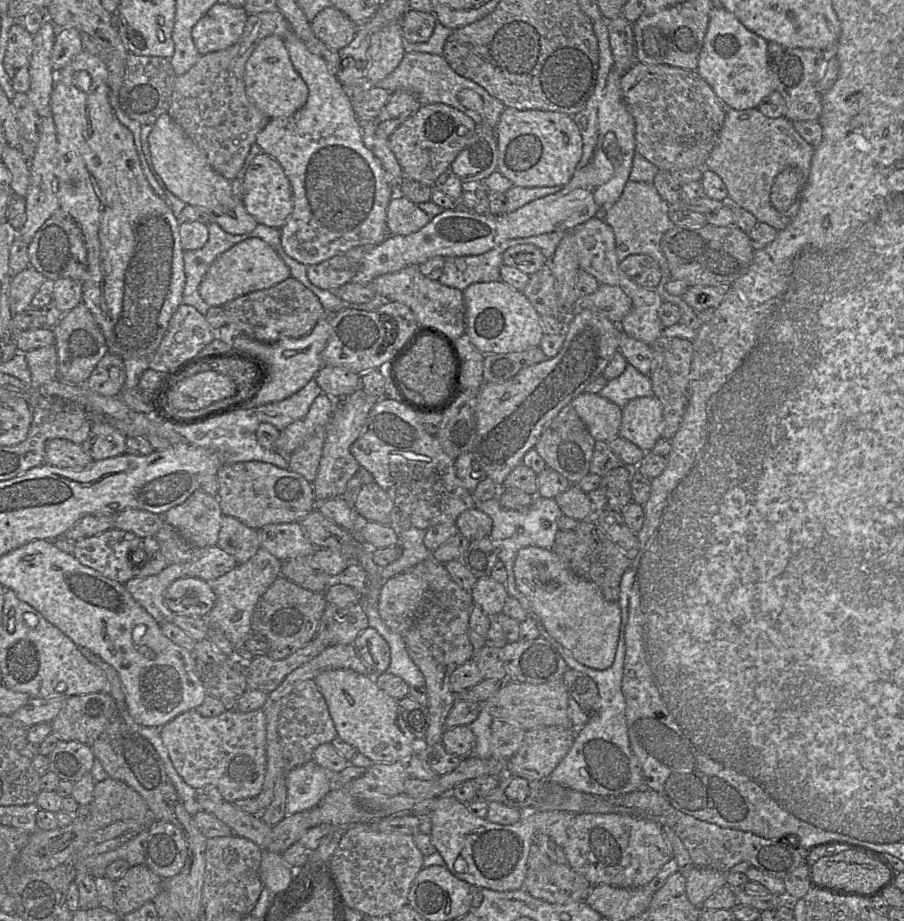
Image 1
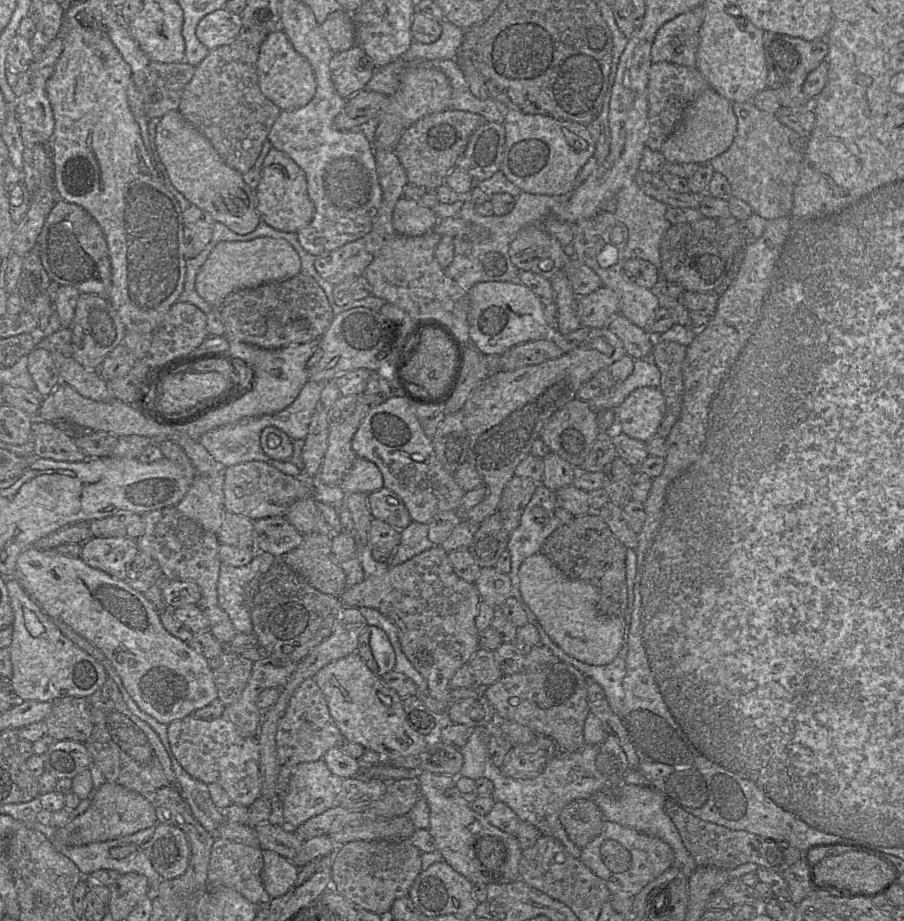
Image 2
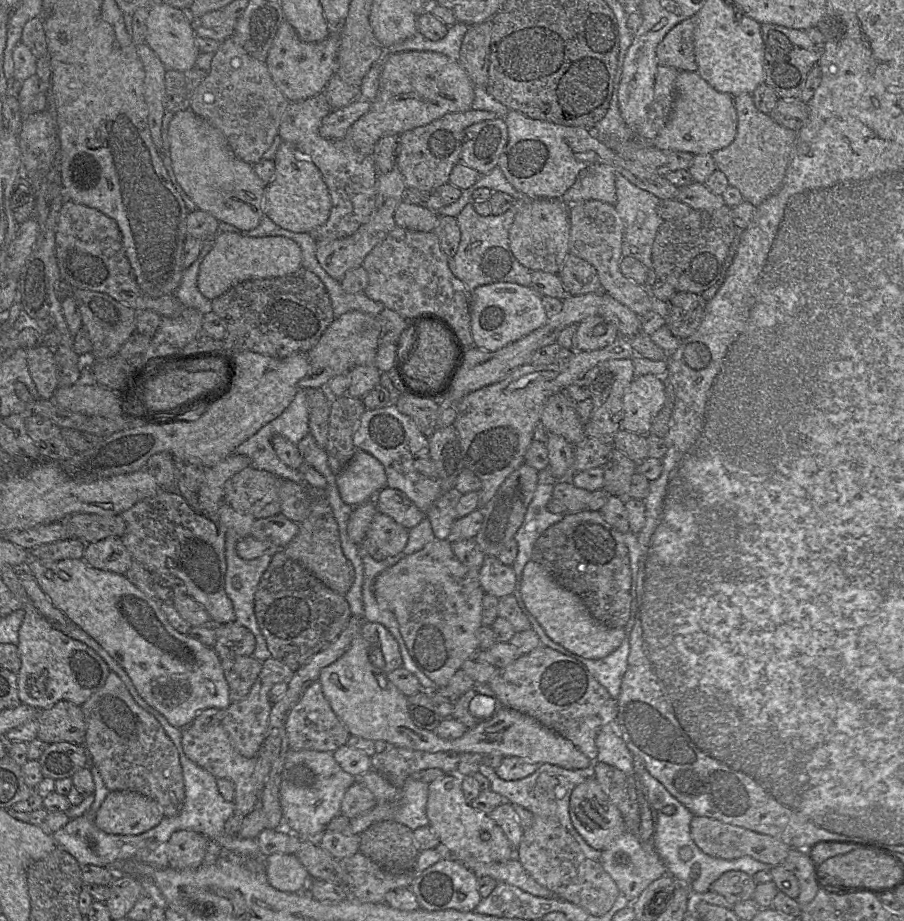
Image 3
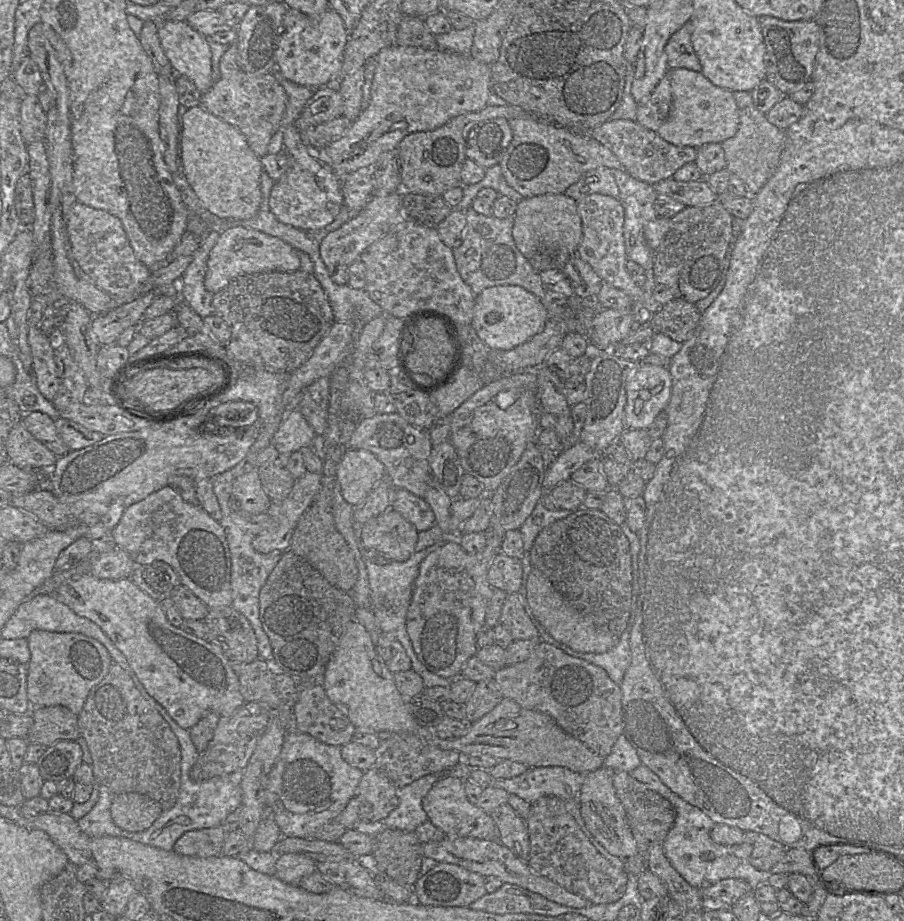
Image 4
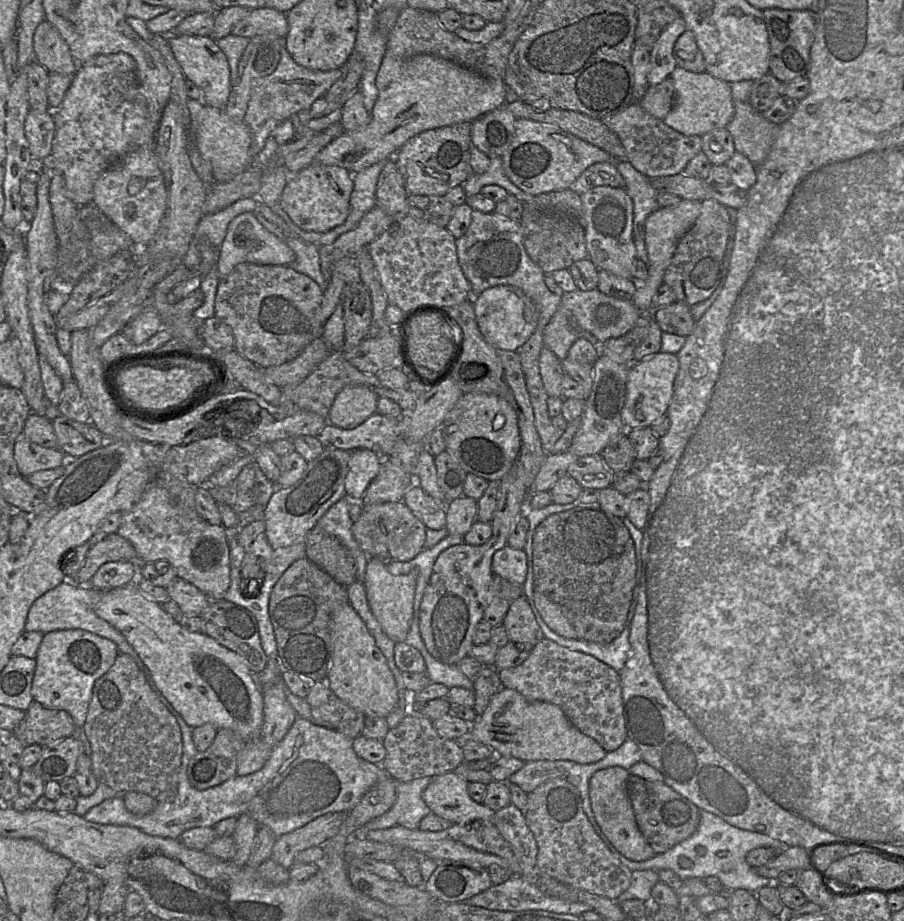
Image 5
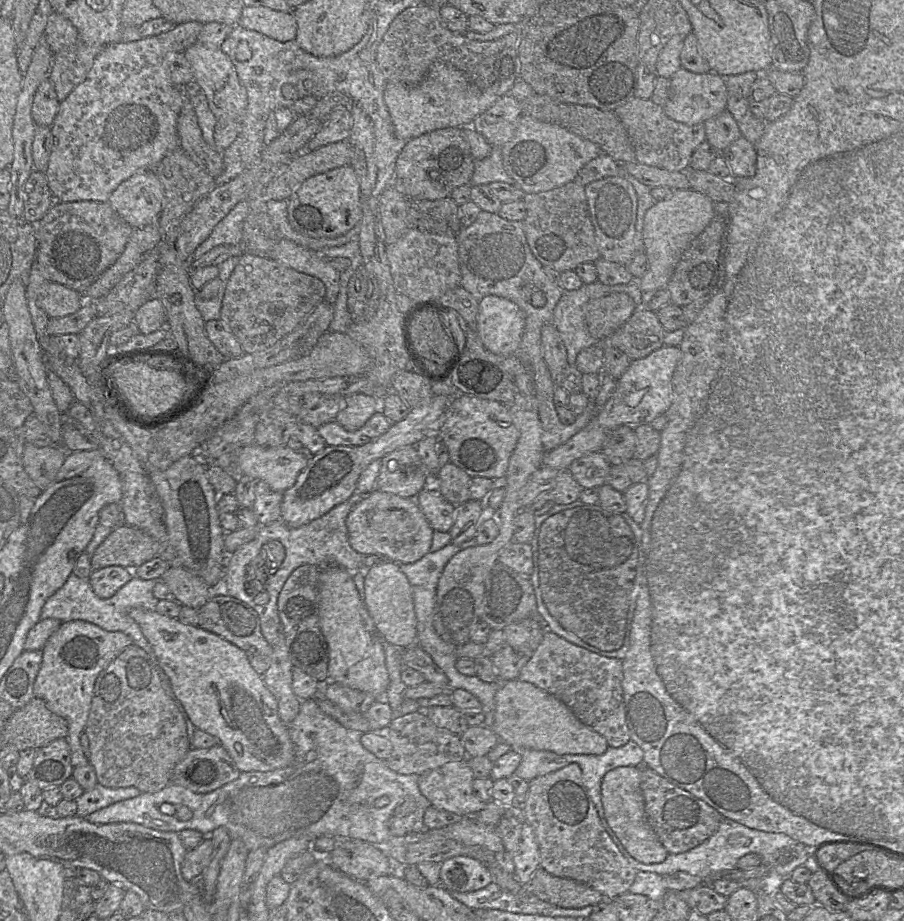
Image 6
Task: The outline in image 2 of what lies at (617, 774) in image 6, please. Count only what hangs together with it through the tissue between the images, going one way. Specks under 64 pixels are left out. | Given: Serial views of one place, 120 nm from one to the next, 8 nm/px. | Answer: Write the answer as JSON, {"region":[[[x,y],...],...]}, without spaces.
{"region":[[[591,798],[577,799],[567,804],[559,820],[570,841],[580,849],[600,834],[606,822]]]}

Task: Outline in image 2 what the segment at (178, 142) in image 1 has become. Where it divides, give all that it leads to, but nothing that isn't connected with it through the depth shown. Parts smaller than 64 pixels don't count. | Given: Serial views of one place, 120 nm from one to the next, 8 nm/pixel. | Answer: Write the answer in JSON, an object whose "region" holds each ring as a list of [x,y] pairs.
{"region":[[[179,110],[164,115],[156,127],[155,143],[159,157],[165,166],[173,186],[194,206],[208,212],[215,222],[220,222],[237,234],[248,234],[259,225],[261,218],[257,212],[256,190],[243,180],[243,174],[227,166],[206,137],[191,125]]]}

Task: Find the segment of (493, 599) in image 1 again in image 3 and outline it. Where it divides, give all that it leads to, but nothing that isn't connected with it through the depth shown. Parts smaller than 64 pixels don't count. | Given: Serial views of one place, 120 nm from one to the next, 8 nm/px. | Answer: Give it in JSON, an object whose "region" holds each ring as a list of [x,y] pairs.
{"region":[[[486,556],[479,574],[480,584],[486,594],[499,599],[513,595],[516,574],[512,565],[503,564],[496,556]]]}

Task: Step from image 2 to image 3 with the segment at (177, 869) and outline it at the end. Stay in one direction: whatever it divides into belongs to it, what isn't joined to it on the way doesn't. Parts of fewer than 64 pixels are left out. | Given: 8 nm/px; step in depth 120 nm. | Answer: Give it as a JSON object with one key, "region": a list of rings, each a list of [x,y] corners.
{"region":[[[192,830],[172,833],[167,842],[168,866],[174,869],[192,869],[203,864],[209,839]]]}

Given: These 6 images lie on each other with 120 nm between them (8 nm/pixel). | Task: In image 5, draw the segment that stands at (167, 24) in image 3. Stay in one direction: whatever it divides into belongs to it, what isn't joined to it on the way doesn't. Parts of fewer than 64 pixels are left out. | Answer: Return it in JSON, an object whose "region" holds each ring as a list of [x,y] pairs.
{"region":[[[167,35],[173,55],[187,80],[202,91],[202,102],[206,106],[223,108],[231,92],[230,67],[227,57],[211,36]]]}

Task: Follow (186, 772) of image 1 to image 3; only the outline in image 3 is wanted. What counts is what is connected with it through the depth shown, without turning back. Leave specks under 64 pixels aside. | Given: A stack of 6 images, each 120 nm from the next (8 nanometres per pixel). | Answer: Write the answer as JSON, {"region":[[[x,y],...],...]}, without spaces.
{"region":[[[221,723],[206,729],[196,729],[190,725],[182,729],[182,748],[185,755],[194,763],[211,773],[216,778],[230,780],[235,788],[234,814],[245,817],[255,807],[259,806],[257,795],[252,782],[256,765],[256,756],[247,758],[239,754],[233,747],[229,736]]]}

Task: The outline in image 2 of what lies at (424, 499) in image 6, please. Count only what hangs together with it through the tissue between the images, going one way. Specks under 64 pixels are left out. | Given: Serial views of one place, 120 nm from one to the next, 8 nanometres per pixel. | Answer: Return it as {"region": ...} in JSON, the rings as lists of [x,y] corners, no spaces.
{"region":[[[386,487],[369,493],[367,503],[372,518],[384,521],[398,530],[406,528],[412,522],[400,496]]]}

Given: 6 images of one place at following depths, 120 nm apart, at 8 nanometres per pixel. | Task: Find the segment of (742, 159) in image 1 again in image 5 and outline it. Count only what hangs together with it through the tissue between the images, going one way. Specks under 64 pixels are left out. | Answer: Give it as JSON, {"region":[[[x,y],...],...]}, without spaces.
{"region":[[[744,80],[730,84],[734,116],[726,128],[733,138],[735,151],[759,166],[768,156],[779,126],[766,120],[751,105],[753,83]]]}

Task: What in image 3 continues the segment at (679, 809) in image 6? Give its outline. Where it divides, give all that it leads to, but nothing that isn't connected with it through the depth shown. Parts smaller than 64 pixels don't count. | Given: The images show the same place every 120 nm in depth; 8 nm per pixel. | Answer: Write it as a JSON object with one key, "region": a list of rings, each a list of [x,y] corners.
{"region":[[[599,761],[593,763],[593,777],[621,812],[627,831],[638,838],[641,819],[637,777]]]}

